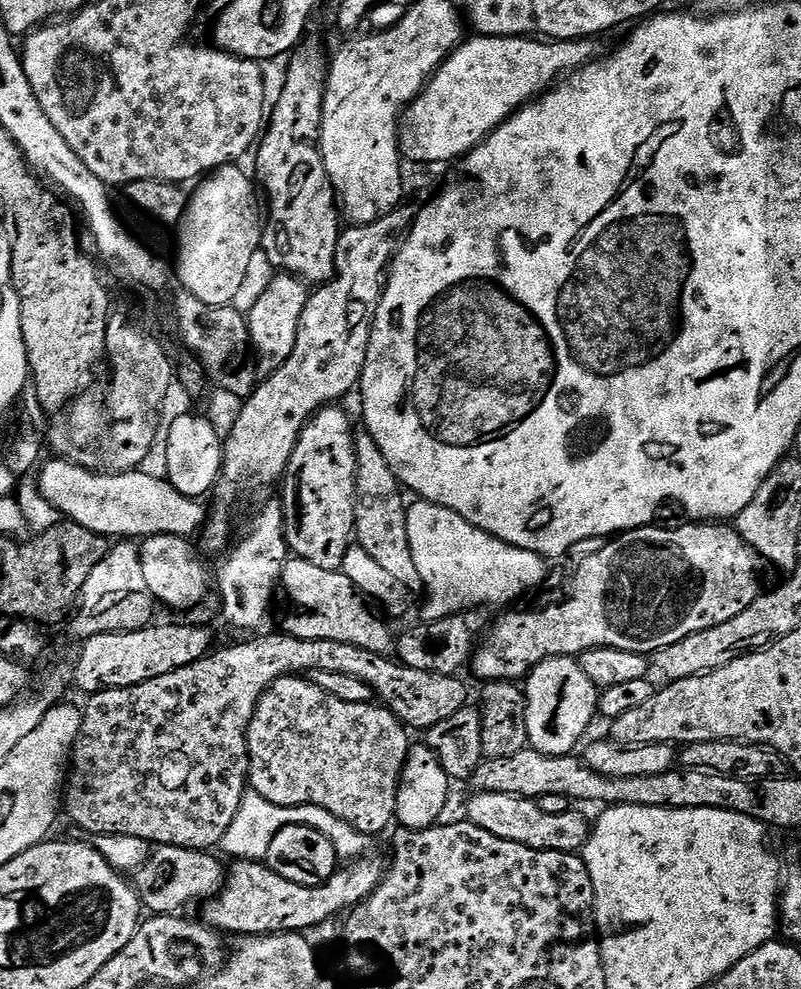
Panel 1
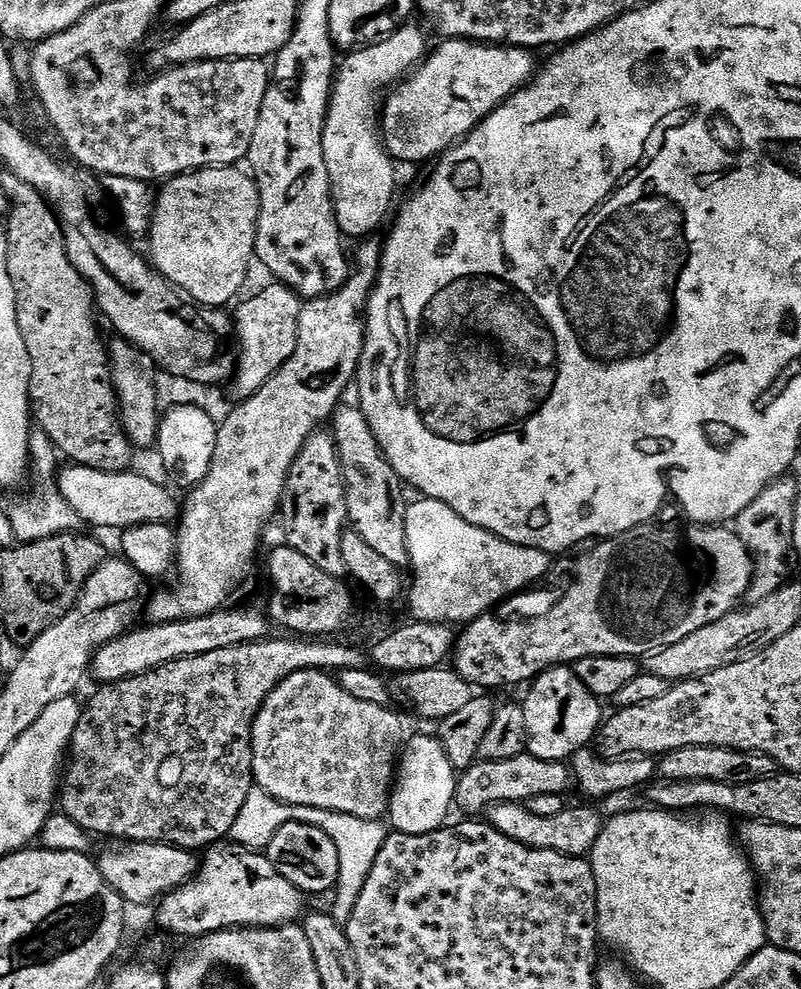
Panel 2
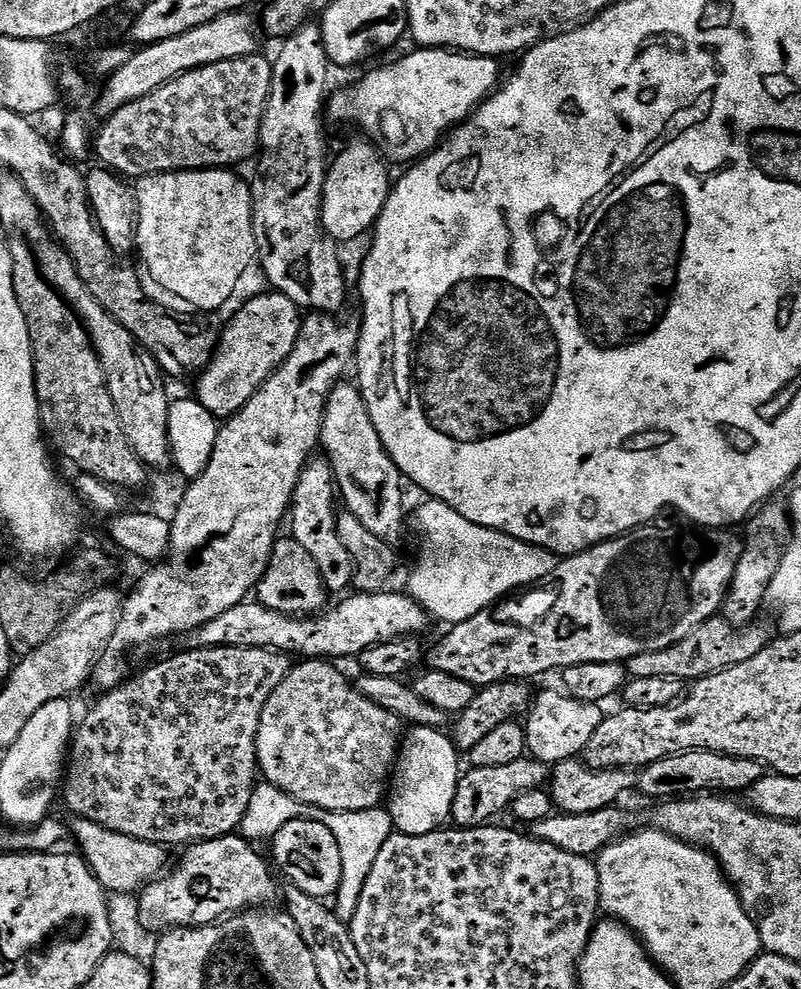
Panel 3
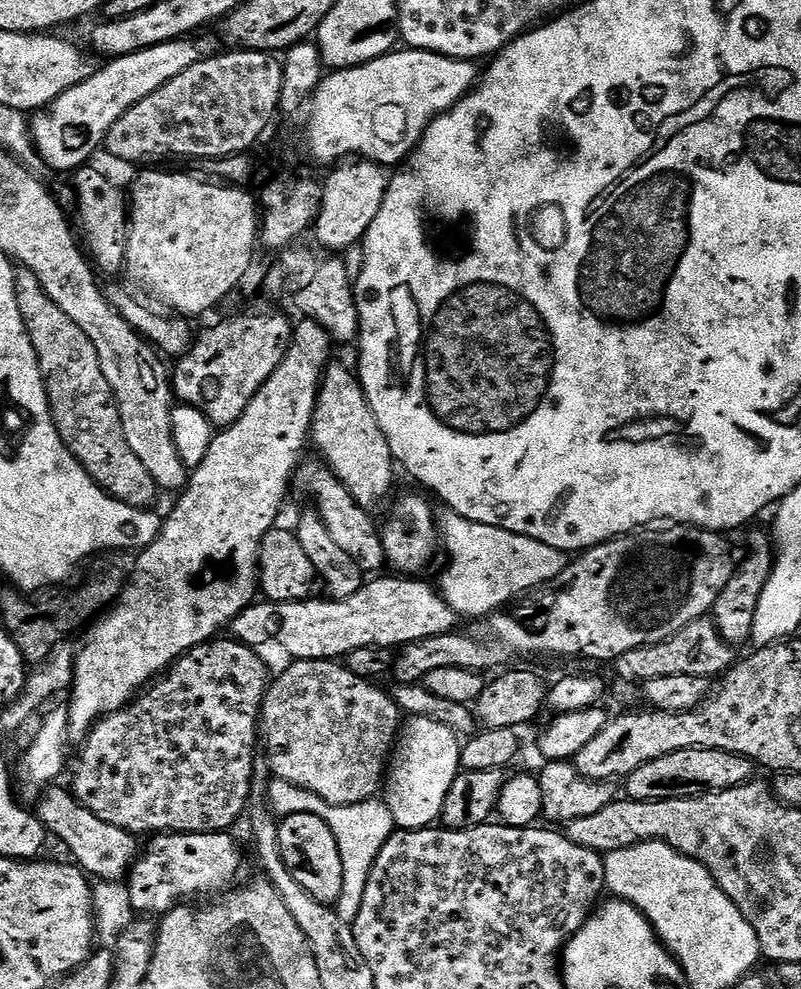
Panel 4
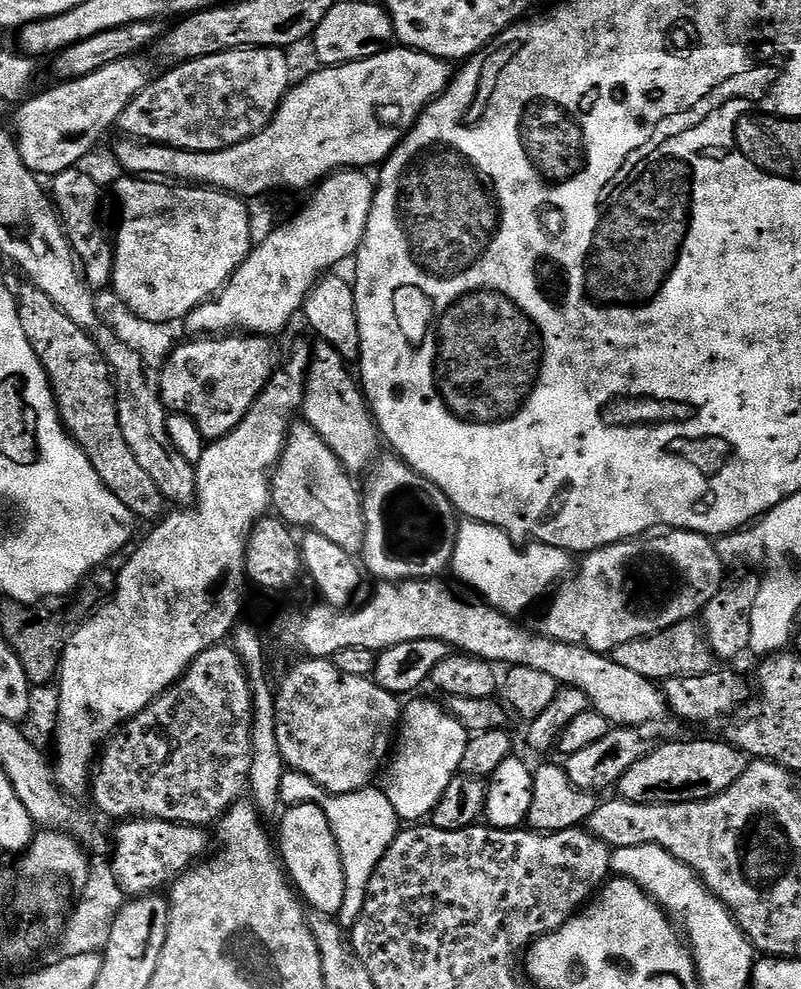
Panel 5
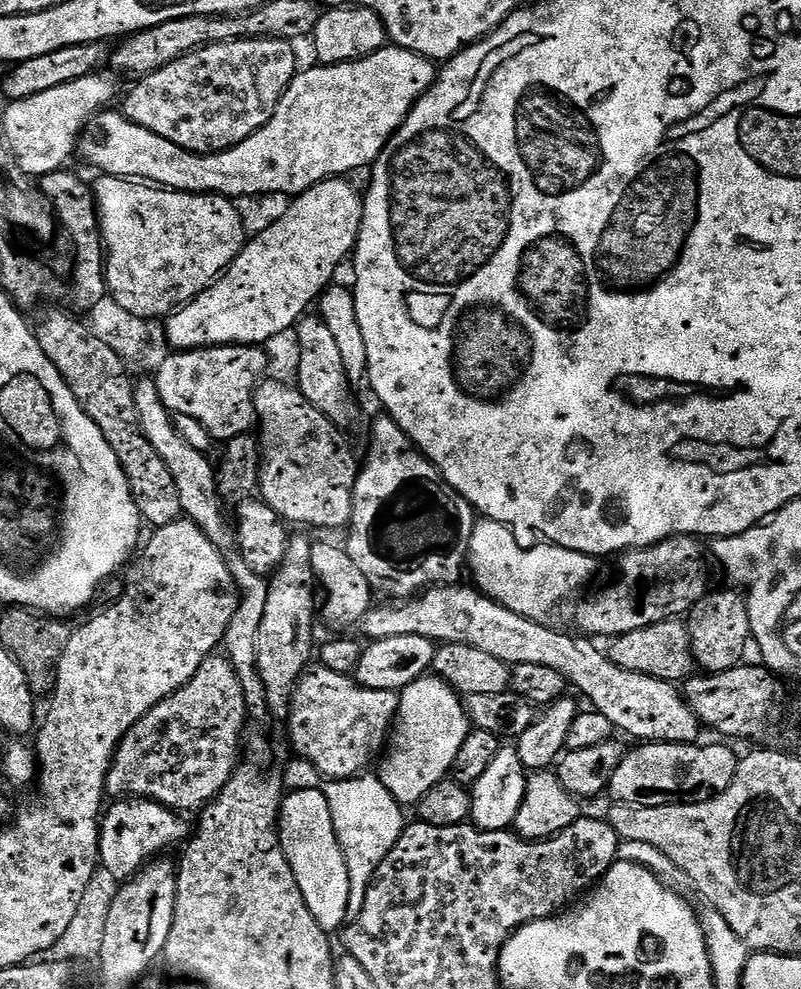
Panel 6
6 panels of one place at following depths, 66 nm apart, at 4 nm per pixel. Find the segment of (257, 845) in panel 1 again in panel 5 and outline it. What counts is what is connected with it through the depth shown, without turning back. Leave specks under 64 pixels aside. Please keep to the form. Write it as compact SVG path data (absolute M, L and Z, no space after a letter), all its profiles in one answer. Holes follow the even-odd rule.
M285 771L281 782L281 805L291 806L305 802L318 802L320 809L330 822L330 830L334 830L334 838L338 842L338 850L342 858L342 870L346 874L346 898L342 902L342 910L338 914L340 924L350 930L358 922L362 914L362 906L366 902L366 894L370 886L370 878L382 862L386 850L395 842L396 835L402 830L400 815L390 806L390 798L379 787L369 786L337 796L326 794L306 774Z

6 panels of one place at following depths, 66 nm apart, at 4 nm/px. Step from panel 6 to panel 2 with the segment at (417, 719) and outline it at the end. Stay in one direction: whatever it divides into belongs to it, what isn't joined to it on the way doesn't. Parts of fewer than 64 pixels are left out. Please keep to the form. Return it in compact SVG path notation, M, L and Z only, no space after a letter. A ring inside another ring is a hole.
M416 736L405 743L394 777L392 798L388 801L391 827L402 834L430 834L445 827L448 811L456 803L458 770L450 762L439 739L432 736Z

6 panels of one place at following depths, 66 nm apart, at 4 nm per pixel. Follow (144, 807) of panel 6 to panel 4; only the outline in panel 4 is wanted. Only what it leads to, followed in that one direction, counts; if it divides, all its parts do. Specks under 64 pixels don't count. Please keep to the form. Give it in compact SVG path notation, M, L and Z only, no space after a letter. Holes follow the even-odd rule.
M166 832L153 835L149 840L152 841L145 848L143 845L126 877L130 906L136 914L160 918L181 902L191 901L188 900L191 896L216 898L237 883L240 848L228 832Z

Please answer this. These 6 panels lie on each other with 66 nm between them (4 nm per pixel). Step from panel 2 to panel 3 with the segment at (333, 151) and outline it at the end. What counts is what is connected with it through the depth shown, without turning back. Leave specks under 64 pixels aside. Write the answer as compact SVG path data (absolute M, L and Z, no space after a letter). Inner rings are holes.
M363 143L346 145L337 154L336 161L333 164L331 161L326 168L322 218L325 232L337 242L356 240L363 232L371 233L388 201L389 165L371 143Z

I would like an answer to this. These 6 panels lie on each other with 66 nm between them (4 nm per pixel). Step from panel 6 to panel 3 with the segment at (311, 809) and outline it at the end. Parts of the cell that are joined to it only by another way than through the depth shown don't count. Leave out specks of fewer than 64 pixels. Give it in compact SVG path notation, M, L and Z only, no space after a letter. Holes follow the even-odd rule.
M295 820L286 822L278 830L278 834L270 841L271 859L276 859L275 867L284 871L285 881L298 886L306 894L316 900L327 901L335 897L338 886L342 882L342 854L338 854L338 842L334 842L334 834L322 826L322 822L313 820Z

